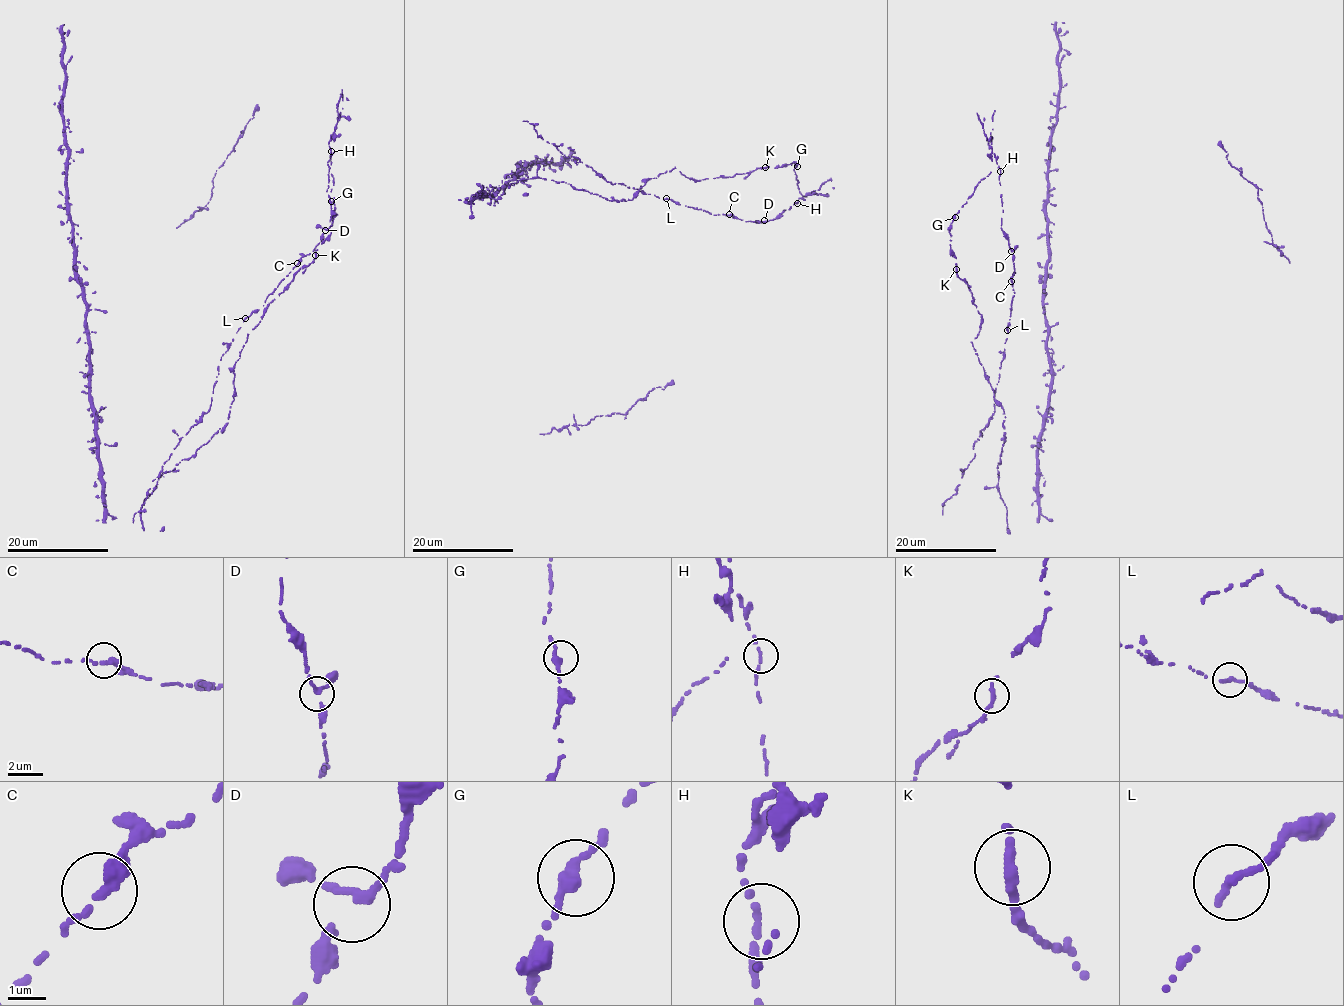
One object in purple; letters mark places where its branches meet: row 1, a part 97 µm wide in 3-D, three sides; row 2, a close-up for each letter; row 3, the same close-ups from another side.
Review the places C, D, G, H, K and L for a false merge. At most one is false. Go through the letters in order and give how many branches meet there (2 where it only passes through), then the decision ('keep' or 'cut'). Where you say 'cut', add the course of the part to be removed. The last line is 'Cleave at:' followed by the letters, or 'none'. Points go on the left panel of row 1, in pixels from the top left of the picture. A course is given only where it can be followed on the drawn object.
C: branches 2; keep
D: branches 1; keep
G: branches 2; keep
H: branches 1; keep
K: branches 2; keep
L: branches 1; keep
Cleave at: none

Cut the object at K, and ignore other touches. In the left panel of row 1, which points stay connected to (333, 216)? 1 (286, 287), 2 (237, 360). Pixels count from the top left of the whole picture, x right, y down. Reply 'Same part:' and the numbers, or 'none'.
Same part: 2

